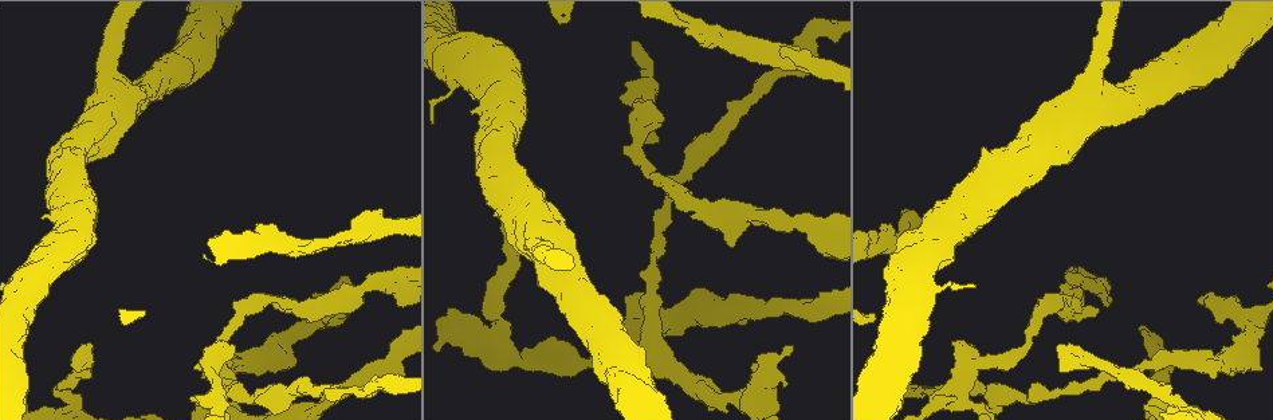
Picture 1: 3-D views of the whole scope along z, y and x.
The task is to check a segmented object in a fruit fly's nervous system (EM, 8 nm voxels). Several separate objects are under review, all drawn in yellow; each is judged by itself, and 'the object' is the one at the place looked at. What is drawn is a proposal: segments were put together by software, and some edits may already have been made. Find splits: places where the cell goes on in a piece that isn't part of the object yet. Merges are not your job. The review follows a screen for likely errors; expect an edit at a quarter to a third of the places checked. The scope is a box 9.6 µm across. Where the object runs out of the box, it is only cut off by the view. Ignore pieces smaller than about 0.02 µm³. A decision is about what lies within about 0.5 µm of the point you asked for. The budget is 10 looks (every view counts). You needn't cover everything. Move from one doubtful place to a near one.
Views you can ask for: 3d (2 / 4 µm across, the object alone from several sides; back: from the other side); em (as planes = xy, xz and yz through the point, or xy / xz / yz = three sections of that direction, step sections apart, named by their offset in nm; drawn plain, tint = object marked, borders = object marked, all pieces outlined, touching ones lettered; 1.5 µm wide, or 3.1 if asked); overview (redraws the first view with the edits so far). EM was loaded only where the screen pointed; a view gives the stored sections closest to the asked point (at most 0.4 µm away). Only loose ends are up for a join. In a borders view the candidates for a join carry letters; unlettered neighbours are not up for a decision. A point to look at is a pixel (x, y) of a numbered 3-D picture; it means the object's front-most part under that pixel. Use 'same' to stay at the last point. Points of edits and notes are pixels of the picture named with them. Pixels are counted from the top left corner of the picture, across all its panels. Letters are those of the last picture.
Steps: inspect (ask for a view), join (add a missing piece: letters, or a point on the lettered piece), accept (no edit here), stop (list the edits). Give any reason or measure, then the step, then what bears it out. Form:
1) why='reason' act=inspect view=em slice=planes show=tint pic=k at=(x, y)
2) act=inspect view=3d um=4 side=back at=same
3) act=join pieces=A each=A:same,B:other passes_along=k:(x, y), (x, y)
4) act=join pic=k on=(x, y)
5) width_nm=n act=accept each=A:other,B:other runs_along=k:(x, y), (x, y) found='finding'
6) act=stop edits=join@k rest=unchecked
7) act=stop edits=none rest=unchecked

act=inspect view=3d um=4 pic=1 at=(1214, 379)

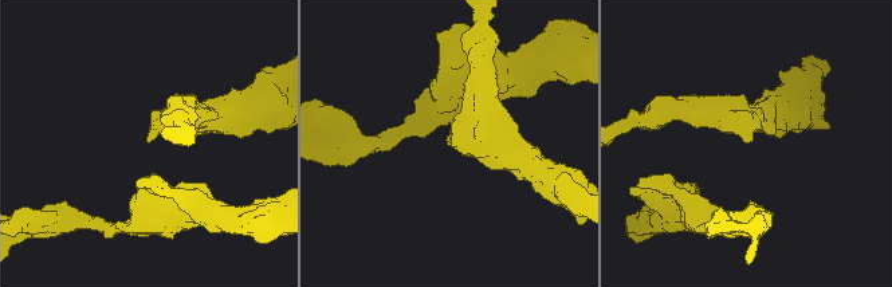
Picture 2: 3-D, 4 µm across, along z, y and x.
why='need the tissue' act=inspect view=em slice=planes show=tint pic=2 at=(449, 140)

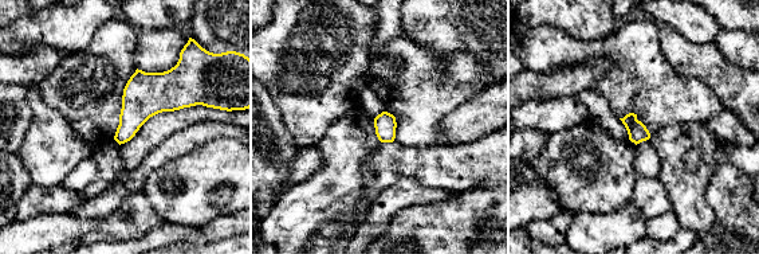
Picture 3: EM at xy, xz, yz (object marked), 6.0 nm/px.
why='see the neighbours' act=inspect view=em slice=planes show=borders at=same

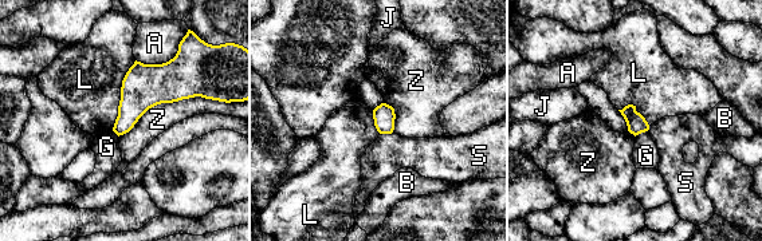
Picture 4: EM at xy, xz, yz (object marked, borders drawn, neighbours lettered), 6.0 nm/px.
longest_contact=Z:600nm act=accept each=A:other,B:other,G:other,J:other,L:other,S:other,Z:other border=4:(136, 60), (122, 81), (112, 129) found='no lettered piece goes on from it'

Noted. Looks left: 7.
why='branch stops here' act=inspect view=em um=3.1 slice=yz step=8 show=tint pic=1 at=(793, 348)

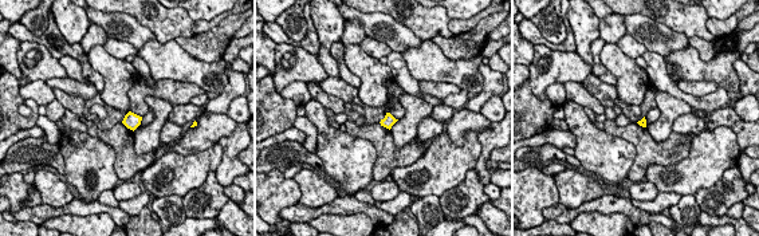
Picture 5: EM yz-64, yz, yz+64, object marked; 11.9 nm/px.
act=inspect view=em um=3.1 slice=yz step=8 show=borders at=same

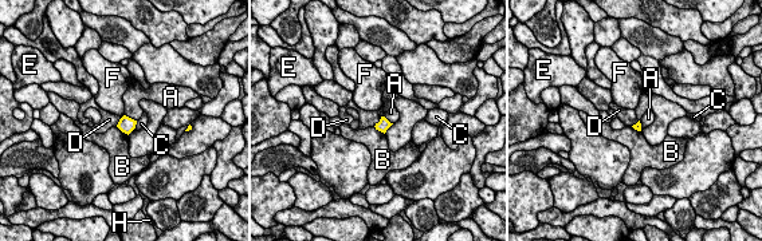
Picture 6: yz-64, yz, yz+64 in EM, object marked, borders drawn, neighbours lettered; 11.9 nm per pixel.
longest_contact=B:200nm act=accept each=A:other,B:other,C:other,D:other,E:other,F:other,H:other border=6:(381, 117), (373, 126) found='none of them fits'

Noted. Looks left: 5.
why='an open end' act=inspect view=3d um=4 pic=1 at=(1097, 307)

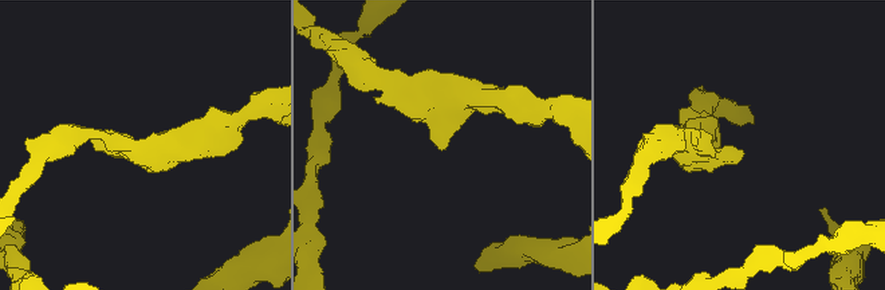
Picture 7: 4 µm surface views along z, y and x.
why='shape alone is not enough' act=inspect view=em slice=yz step=8 show=borders pic=7 at=(443, 148)

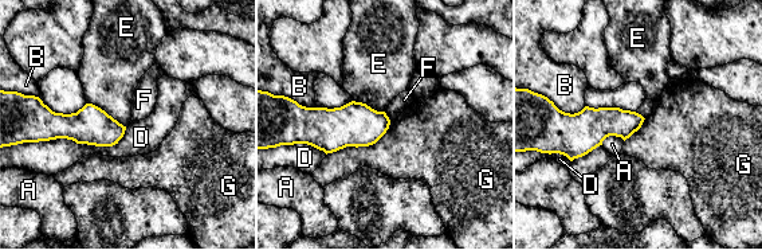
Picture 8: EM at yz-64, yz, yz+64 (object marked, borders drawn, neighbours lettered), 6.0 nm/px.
why='another direction' act=inspect view=em slice=planes show=borders at=same

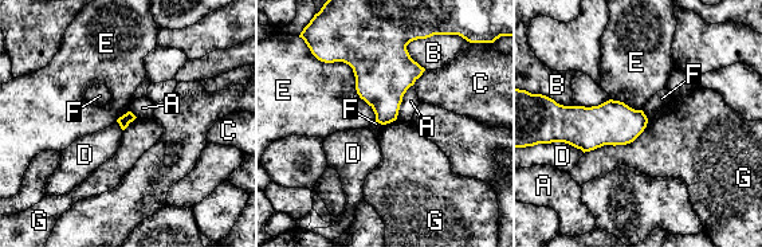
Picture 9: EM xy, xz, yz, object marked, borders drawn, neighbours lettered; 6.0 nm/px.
act=accept each=A:other,B:other,C:other,D:other,E:other,F:other,G:other border=9:(648, 120), (632, 141), (584, 153) found='no lettered piece goes on from it'

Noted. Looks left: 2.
why='stops while still wide' act=inspect view=em slice=planes show=borders pic=1 at=(62, 149)

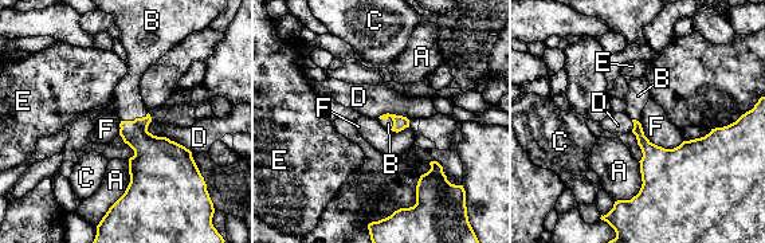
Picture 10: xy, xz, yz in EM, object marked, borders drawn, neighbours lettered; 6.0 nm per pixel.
act=join pieces=B each=A:other,B:same,C:other,D:other,E:other,F:other passes_along=10:(153, 156), (136, 118), (128, 102) found='the cell continues'

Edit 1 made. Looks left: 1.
act=stop edits=join@10 rest=unchecked

